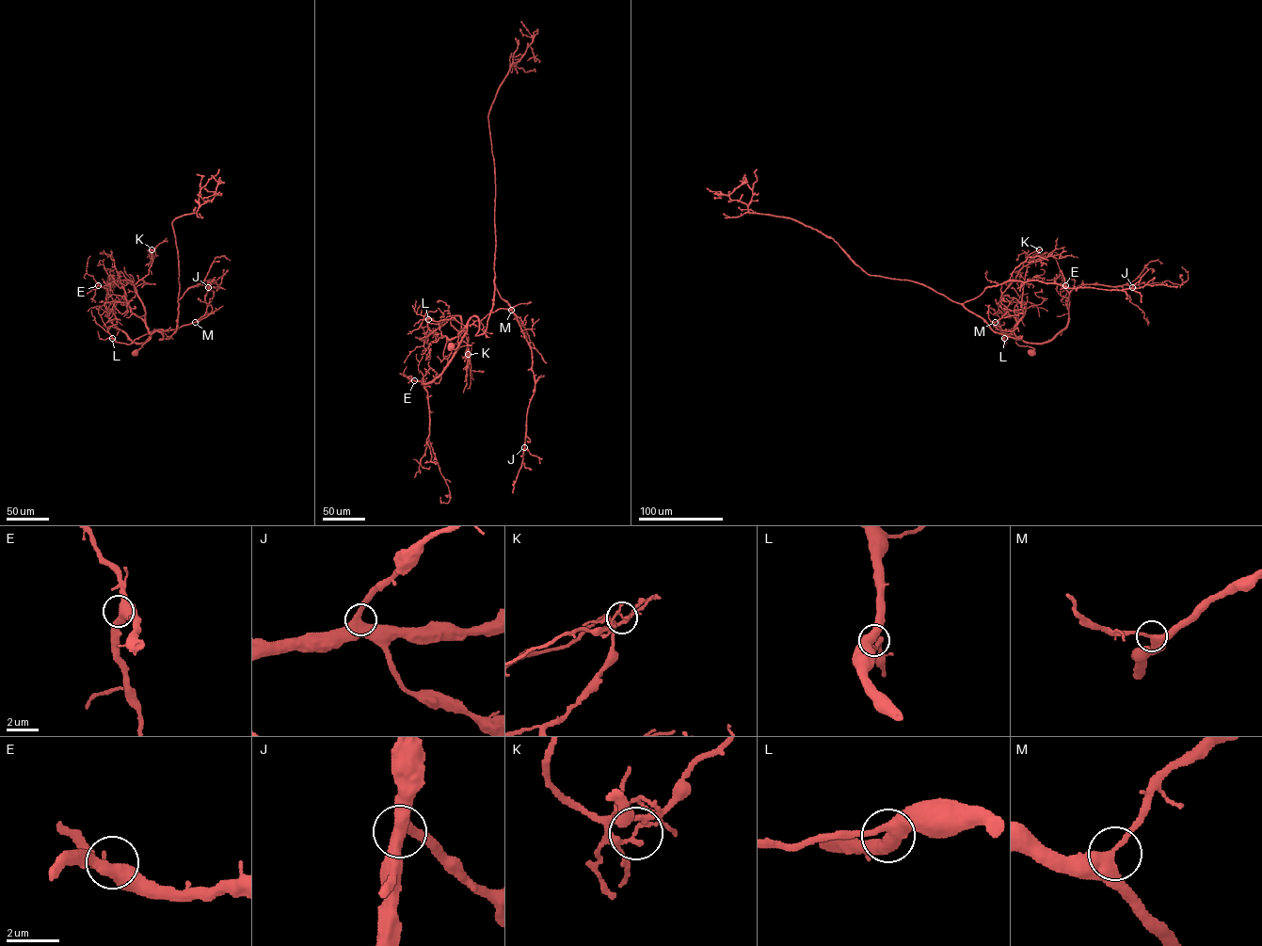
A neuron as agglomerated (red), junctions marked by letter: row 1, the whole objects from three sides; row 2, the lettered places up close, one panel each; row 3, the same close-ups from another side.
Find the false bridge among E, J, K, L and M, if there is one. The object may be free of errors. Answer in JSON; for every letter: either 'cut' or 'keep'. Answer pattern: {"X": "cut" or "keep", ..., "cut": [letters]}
{"E": "keep", "J": "keep", "K": "cut", "L": "keep", "M": "keep", "cut": ["K"]}

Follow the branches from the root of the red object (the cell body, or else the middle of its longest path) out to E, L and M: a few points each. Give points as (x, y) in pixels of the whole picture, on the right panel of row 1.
E: (1030, 352), (1034, 349), (1018, 345), (1015, 337), (1030, 343), (1046, 343), (1066, 327), (1069, 302), (1065, 285)
L: (1030, 352), (1032, 348), (1018, 345), (1015, 337), (1011, 333), (1003, 339), (1004, 344), (1004, 338)
M: (1030, 352), (1032, 348), (1018, 345), (1008, 329), (998, 329), (995, 322)

